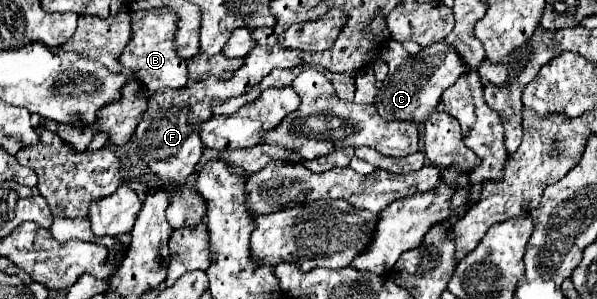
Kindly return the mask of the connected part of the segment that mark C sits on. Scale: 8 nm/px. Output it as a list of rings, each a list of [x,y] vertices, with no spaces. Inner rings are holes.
[[[388,40],[382,50],[382,60],[388,62],[390,72],[380,92],[376,94],[374,102],[376,102],[378,114],[388,120],[412,120],[412,122],[426,120],[436,110],[442,92],[470,70],[464,64],[462,56],[446,42],[438,42],[428,48],[422,48],[422,52],[416,56],[404,54],[402,58],[402,44]]]

